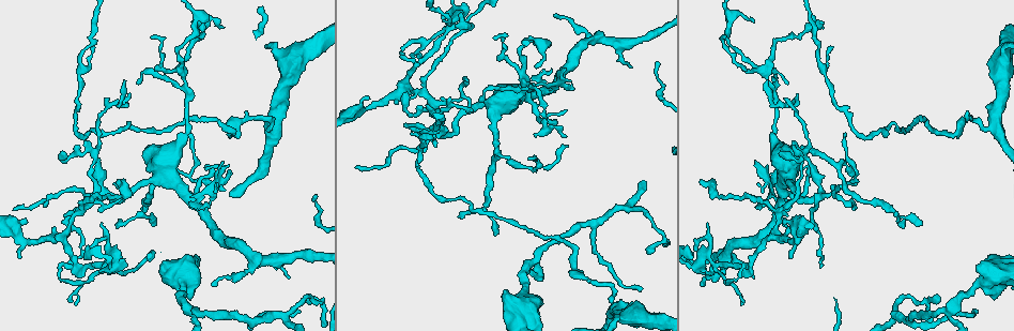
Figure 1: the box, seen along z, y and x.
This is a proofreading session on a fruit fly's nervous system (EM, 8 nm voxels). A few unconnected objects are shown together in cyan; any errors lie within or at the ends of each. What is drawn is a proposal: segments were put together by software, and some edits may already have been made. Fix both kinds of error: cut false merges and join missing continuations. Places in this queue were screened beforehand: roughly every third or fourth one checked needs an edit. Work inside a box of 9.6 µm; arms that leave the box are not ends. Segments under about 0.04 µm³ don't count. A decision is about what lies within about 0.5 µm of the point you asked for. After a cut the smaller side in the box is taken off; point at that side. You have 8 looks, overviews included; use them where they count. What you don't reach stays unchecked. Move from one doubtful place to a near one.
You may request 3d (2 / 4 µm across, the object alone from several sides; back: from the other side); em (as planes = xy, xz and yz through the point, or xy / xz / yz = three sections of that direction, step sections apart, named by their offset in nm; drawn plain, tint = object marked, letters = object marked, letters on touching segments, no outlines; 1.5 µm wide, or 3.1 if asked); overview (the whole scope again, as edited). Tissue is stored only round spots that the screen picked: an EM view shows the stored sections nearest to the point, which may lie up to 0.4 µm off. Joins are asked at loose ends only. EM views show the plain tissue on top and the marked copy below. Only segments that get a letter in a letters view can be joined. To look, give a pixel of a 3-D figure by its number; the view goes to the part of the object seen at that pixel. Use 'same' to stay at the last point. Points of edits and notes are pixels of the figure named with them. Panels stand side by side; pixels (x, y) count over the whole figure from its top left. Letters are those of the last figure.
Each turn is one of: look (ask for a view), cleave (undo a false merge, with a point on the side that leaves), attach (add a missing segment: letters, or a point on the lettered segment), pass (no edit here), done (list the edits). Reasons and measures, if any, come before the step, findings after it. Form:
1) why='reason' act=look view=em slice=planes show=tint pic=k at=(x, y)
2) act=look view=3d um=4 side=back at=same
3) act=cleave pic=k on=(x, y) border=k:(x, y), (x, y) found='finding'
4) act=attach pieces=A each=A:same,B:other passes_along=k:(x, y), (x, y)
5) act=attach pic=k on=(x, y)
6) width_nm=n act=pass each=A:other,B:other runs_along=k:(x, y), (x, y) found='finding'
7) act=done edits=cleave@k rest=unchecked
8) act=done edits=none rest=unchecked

why='three-way junction' act=look view=em slice=planes show=tint pic=1 at=(994, 126)

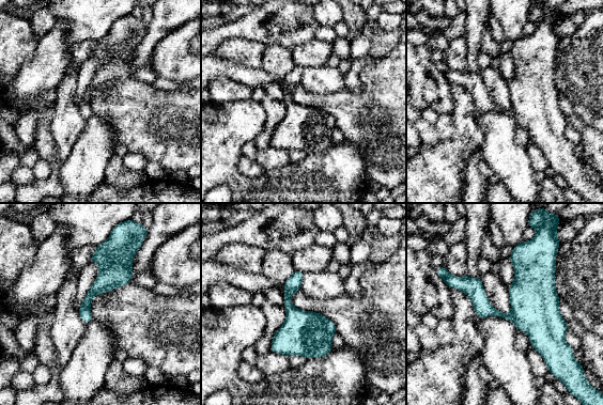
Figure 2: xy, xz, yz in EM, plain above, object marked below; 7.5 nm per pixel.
act=look view=em slice=planes show=letters at=same

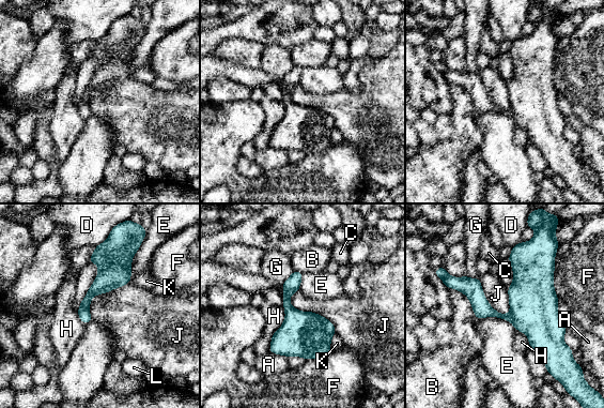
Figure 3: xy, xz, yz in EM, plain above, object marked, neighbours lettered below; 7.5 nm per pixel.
act=pass each=A:other,B:other,C:other,D:other,E:other,F:other,G:other,H:other,J:other,K:other,L:other border=3:(478, 277), (486, 301), (509, 314) found='continuous, no second neuron'

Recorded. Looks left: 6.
why='an open end' act=look view=3d um=4 pic=1 at=(975, 312)

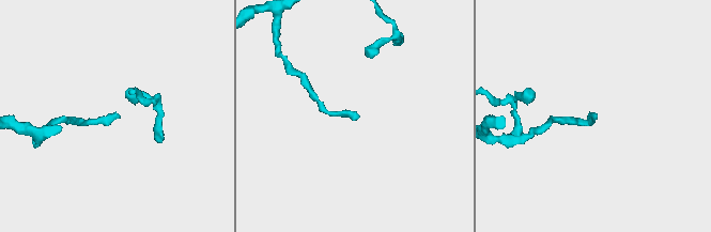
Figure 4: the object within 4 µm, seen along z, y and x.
why='now the EM' act=look view=em slice=planes show=letters pic=4 at=(592, 118)

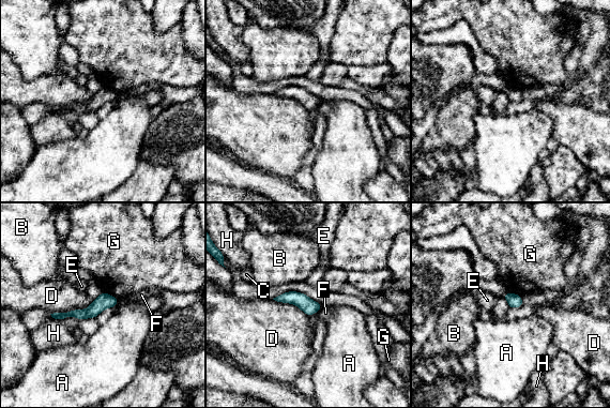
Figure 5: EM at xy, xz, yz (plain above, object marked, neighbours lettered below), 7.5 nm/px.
width_nm=100 act=pass each=A:other,B:other,C:other,D:other,E:other,F:other,G:other,H:other runs_along=5:(115, 301), (56, 315) found='no lettered segment goes on from it'

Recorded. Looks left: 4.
why='tapers out' act=look view=em slice=xy step=8 show=letters pic=1 at=(922, 224)

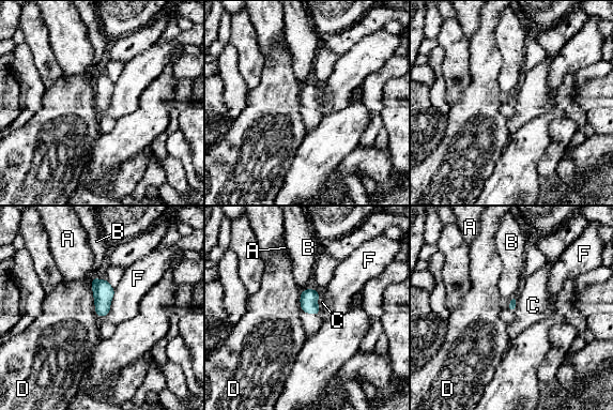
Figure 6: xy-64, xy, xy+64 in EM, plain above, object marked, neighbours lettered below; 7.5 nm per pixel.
why='another direction' act=look view=em slice=planes show=letters at=same

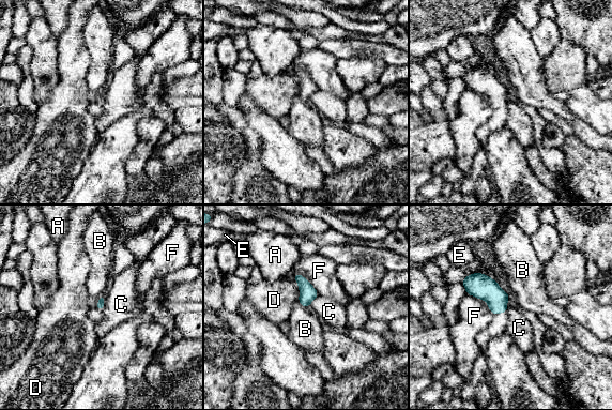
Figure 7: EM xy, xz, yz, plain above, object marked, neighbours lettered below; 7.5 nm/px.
longest_contact=F:260nm act=pass each=A:other,B:other,C:other,D:other,E:other,F:other found='none of them fits'

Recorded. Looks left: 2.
act=done edits=none rest=unchecked

